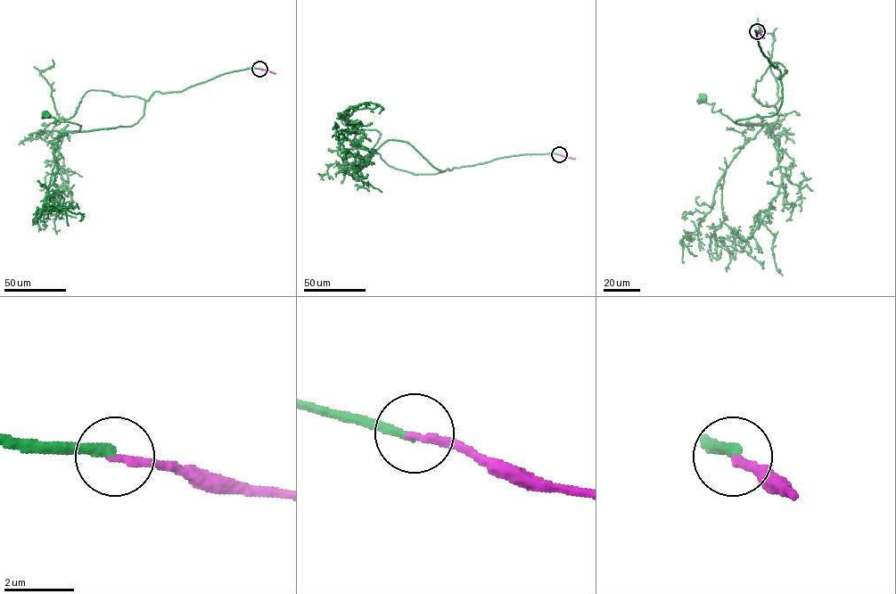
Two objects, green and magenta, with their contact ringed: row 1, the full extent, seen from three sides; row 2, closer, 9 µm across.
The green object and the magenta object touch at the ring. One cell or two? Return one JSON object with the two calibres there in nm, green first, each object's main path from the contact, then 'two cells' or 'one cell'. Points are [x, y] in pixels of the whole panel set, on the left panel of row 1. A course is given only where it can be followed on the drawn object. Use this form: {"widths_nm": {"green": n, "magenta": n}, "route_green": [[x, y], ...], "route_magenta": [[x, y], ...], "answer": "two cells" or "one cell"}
{"widths_nm": {"green": 260, "magenta": 220}, "route_green": [[258, 69], [226, 73], [180, 91], [155, 91], [130, 126], [66, 132], [81, 126], [54, 123], [45, 113]], "route_magenta": [[258, 69], [275, 73]], "answer": "two cells"}

